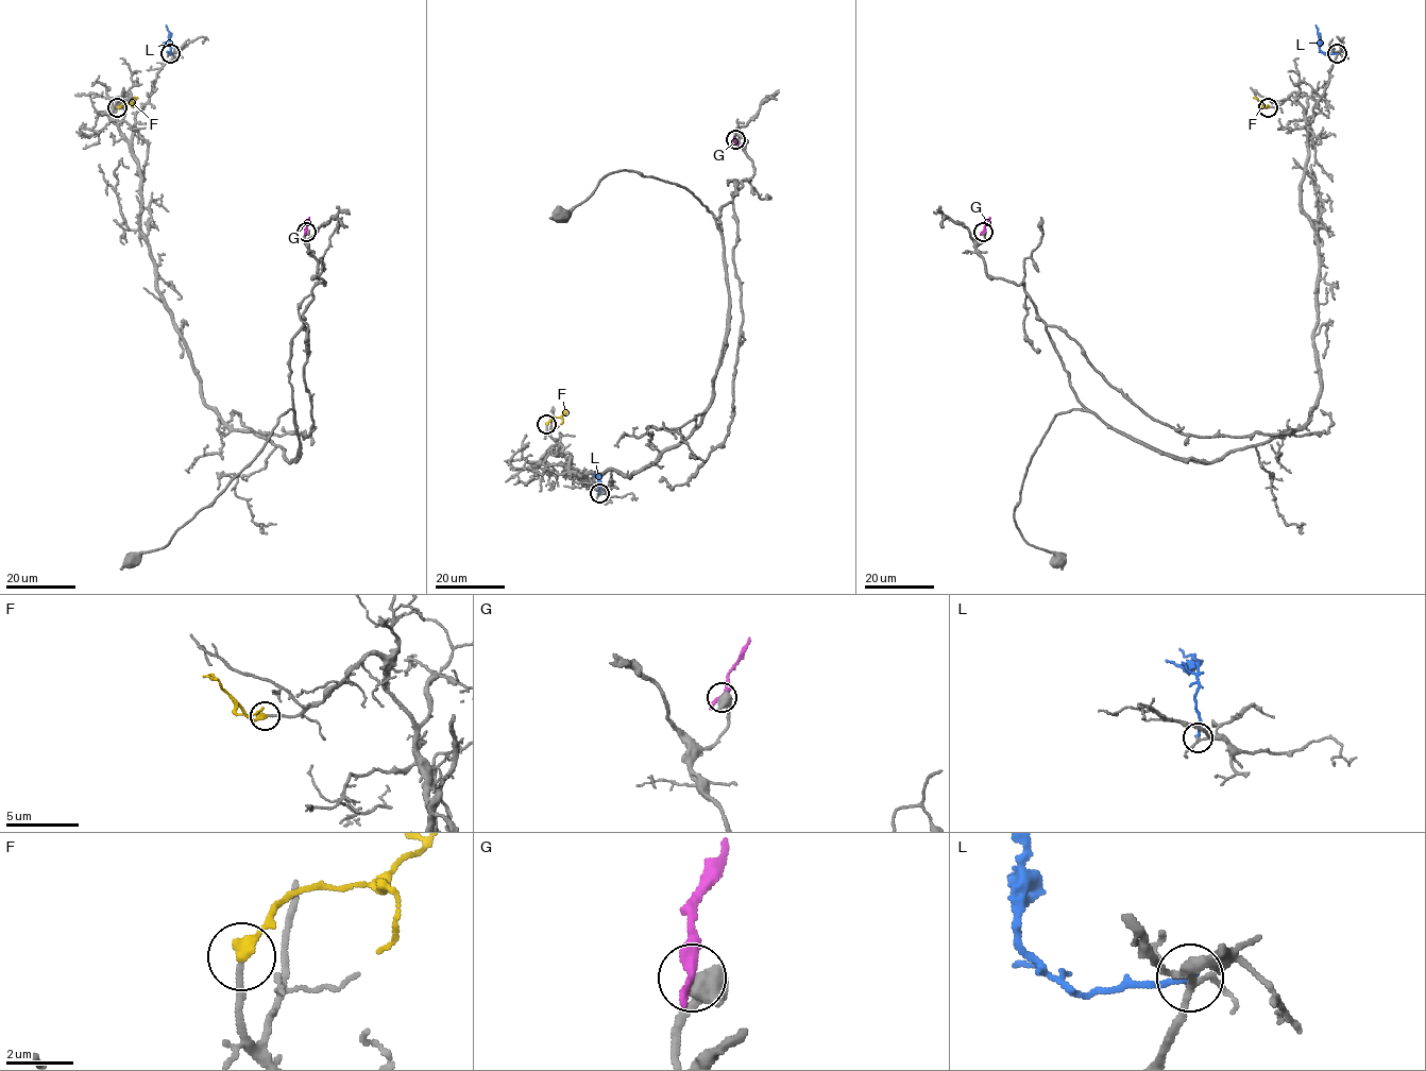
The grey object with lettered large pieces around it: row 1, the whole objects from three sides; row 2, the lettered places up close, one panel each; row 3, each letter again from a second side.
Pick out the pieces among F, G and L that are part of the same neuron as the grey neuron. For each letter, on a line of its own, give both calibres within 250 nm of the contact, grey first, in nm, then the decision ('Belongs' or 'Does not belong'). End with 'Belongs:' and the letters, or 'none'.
F: Thickness 170 nm (grey) against 360 nm. Belongs
G: Thickness 750 nm (grey) against 400 nm. Does not belong
L: Thickness 130 nm (grey) against 200 nm. Does not belong
Belongs: F

